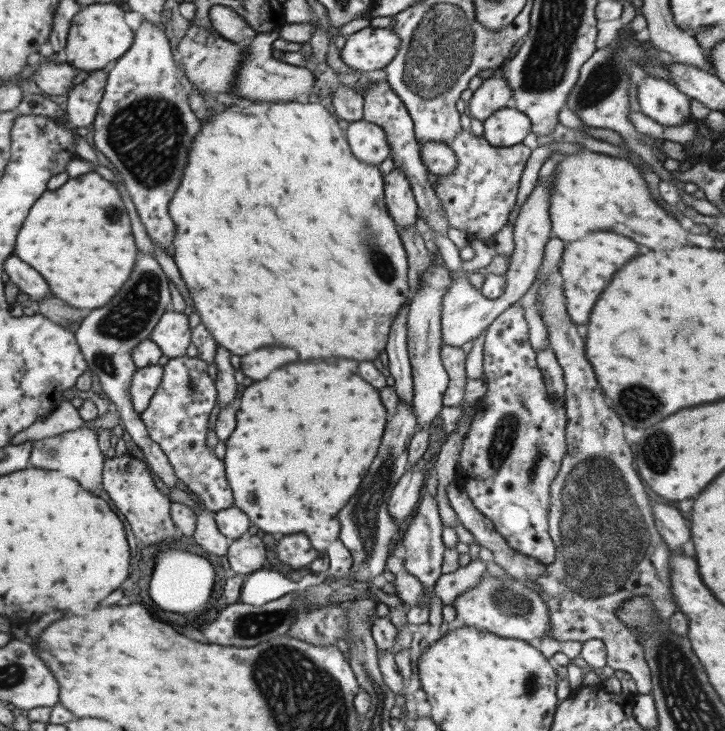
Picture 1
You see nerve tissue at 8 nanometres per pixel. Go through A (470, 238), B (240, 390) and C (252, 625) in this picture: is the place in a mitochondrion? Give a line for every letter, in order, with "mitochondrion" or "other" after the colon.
A: other
B: other
C: mitochondrion

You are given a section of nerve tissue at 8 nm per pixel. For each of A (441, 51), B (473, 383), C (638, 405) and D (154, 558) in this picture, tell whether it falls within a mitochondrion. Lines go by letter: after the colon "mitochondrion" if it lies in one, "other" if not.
A: mitochondrion
B: other
C: mitochondrion
D: other

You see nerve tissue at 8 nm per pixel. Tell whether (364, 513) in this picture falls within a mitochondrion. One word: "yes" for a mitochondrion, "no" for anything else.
yes

